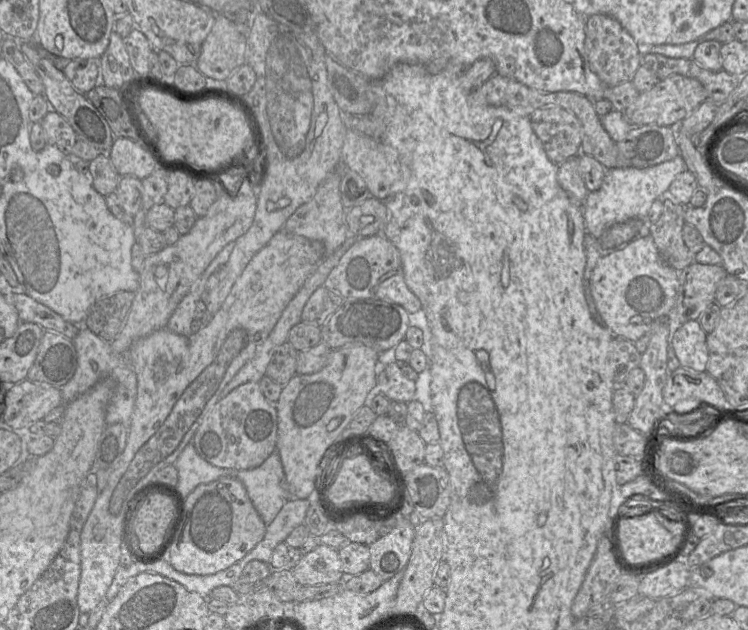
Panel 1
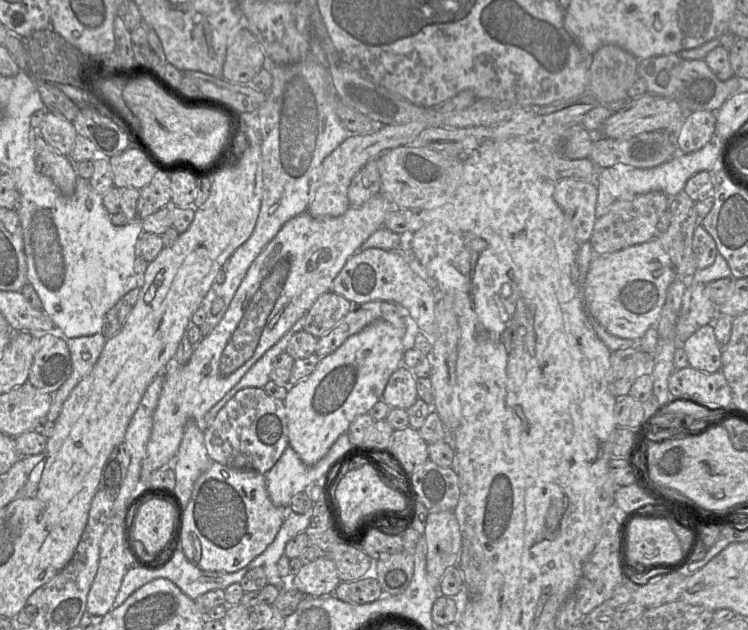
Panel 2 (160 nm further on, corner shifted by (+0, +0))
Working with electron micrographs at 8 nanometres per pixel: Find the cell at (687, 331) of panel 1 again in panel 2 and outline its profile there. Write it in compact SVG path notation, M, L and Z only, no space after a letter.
M713 324L700 327L681 346L689 366L706 373L721 370L722 347L716 340Z

